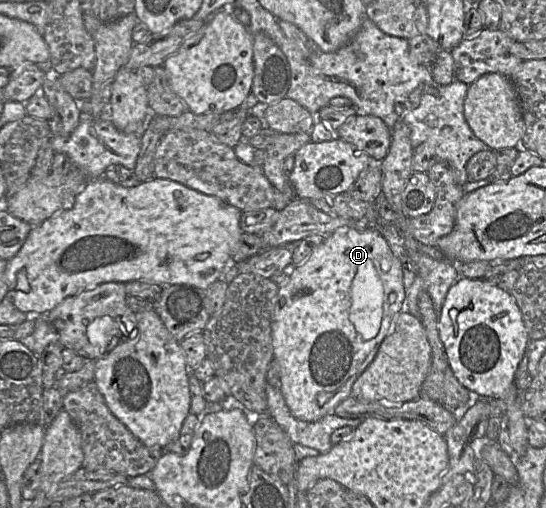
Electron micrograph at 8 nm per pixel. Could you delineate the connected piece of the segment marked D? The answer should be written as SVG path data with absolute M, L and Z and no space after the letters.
M353 224L327 235L306 261L295 268L288 283L279 287L276 297L273 356L279 365L280 391L291 413L306 422L333 415L336 406L350 397L354 382L373 361L396 317L405 308L401 262L378 229Z

